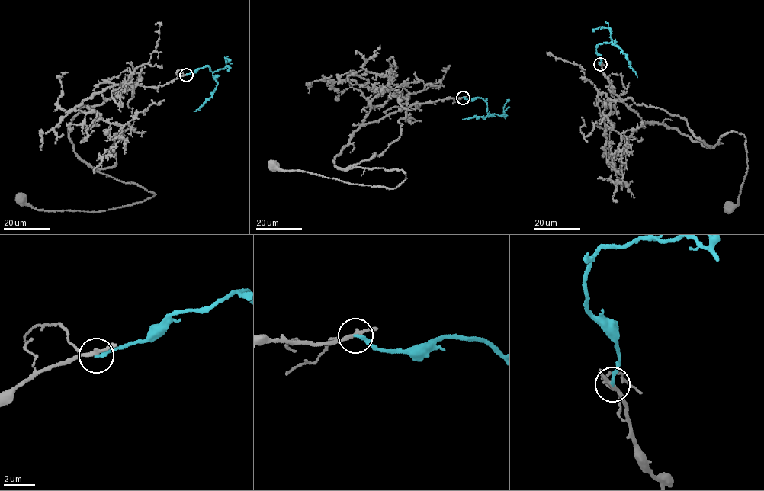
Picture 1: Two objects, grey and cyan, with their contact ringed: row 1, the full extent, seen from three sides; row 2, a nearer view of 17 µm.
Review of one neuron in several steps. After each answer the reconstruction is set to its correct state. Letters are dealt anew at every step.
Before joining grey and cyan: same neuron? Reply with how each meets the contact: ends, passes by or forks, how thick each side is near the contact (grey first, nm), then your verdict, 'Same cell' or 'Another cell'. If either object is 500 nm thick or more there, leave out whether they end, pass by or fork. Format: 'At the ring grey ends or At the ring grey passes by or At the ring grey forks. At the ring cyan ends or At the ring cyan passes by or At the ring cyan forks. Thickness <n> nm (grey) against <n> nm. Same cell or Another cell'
At the ring grey passes by. At the ring cyan ends. Thickness 200 nm (grey) against 200 nm. Same cell

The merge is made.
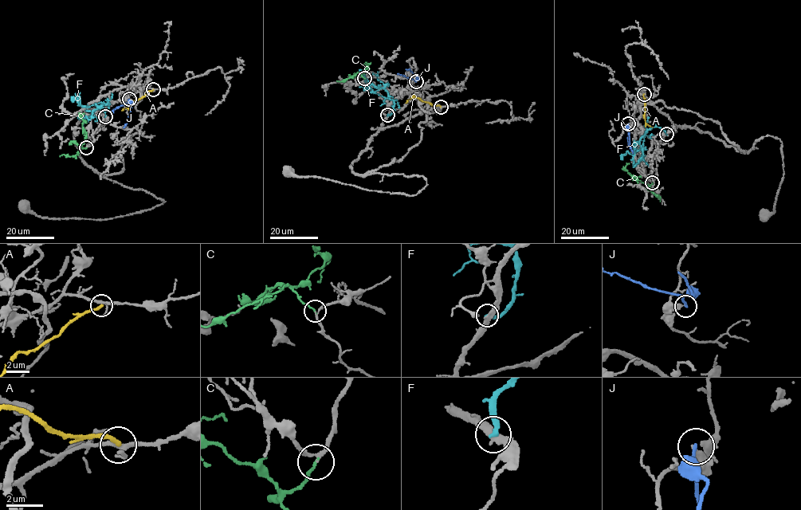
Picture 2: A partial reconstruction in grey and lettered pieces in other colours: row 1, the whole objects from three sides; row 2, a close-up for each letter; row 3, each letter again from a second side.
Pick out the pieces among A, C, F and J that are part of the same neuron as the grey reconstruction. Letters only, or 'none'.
C

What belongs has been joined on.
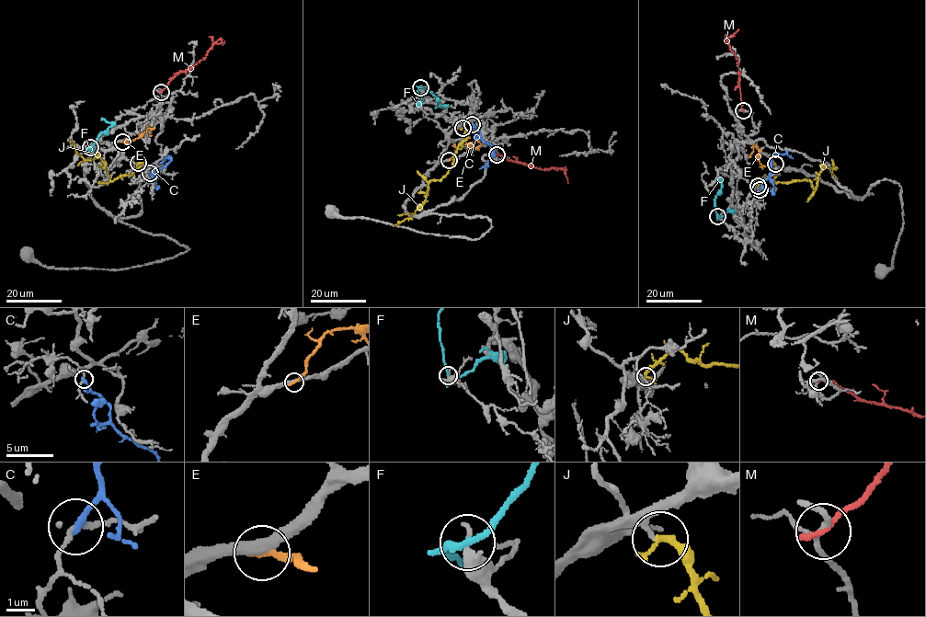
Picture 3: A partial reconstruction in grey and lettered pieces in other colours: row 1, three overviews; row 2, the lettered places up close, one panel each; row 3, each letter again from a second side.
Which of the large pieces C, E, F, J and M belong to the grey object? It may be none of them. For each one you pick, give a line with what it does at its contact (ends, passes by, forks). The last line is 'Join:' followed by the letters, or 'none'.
Join: none

